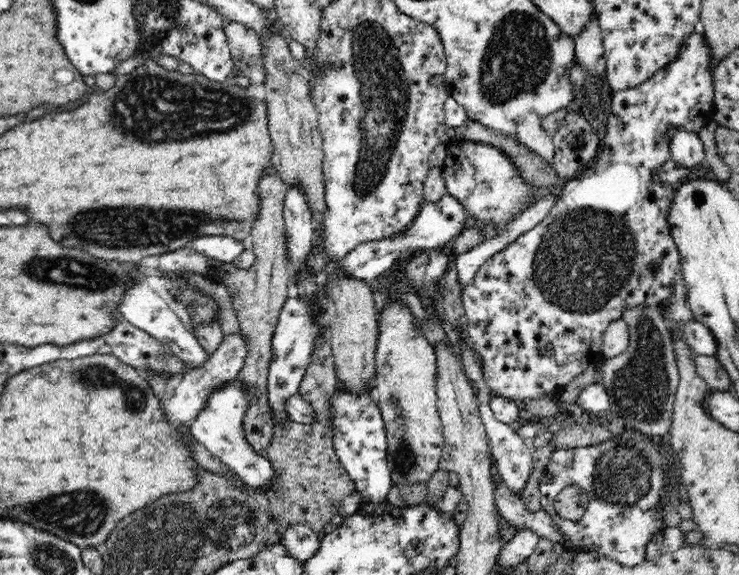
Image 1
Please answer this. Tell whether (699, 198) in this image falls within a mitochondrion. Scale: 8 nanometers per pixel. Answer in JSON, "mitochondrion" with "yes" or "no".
{"mitochondrion":"no"}

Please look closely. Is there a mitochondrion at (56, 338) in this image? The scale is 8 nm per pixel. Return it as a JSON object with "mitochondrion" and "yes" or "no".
{"mitochondrion":"no"}

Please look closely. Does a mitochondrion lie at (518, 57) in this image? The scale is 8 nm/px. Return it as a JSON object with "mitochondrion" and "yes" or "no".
{"mitochondrion":"yes"}

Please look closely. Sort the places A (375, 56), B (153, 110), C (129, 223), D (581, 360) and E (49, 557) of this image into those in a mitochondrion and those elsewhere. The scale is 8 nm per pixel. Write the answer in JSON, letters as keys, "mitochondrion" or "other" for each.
{"A":"mitochondrion","B":"mitochondrion","C":"mitochondrion","D":"other","E":"mitochondrion"}

